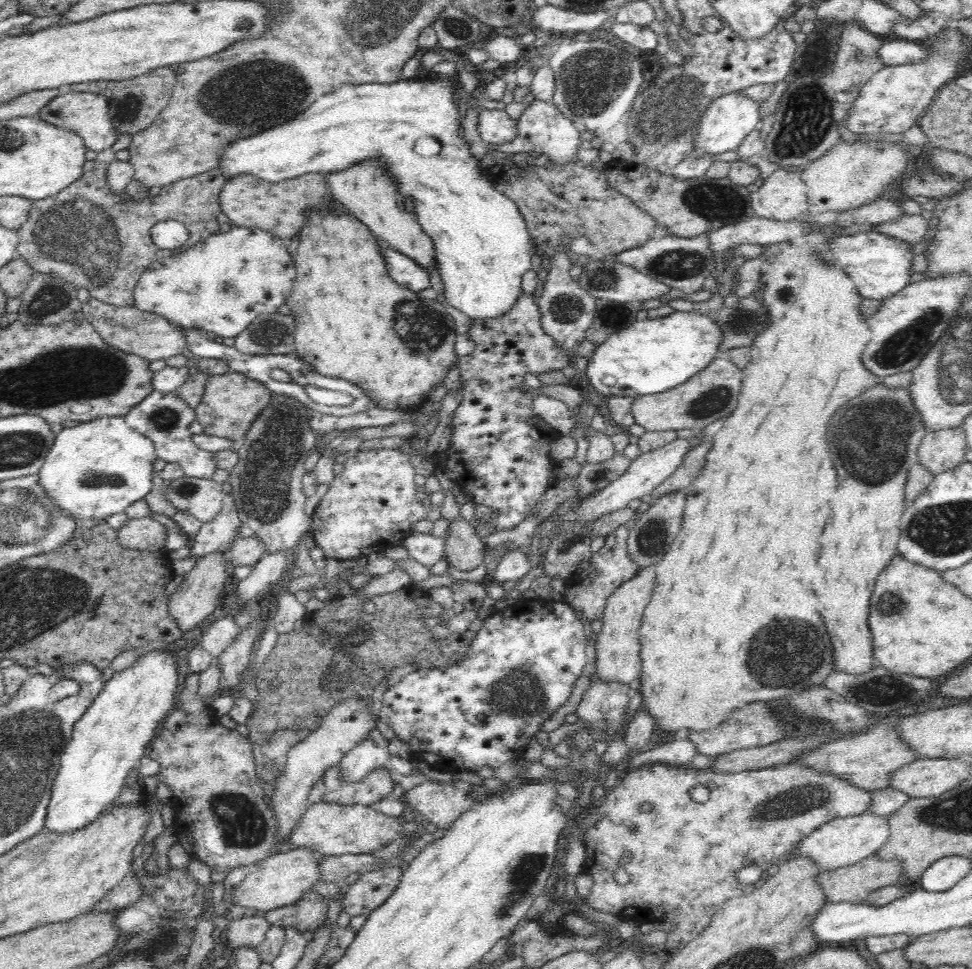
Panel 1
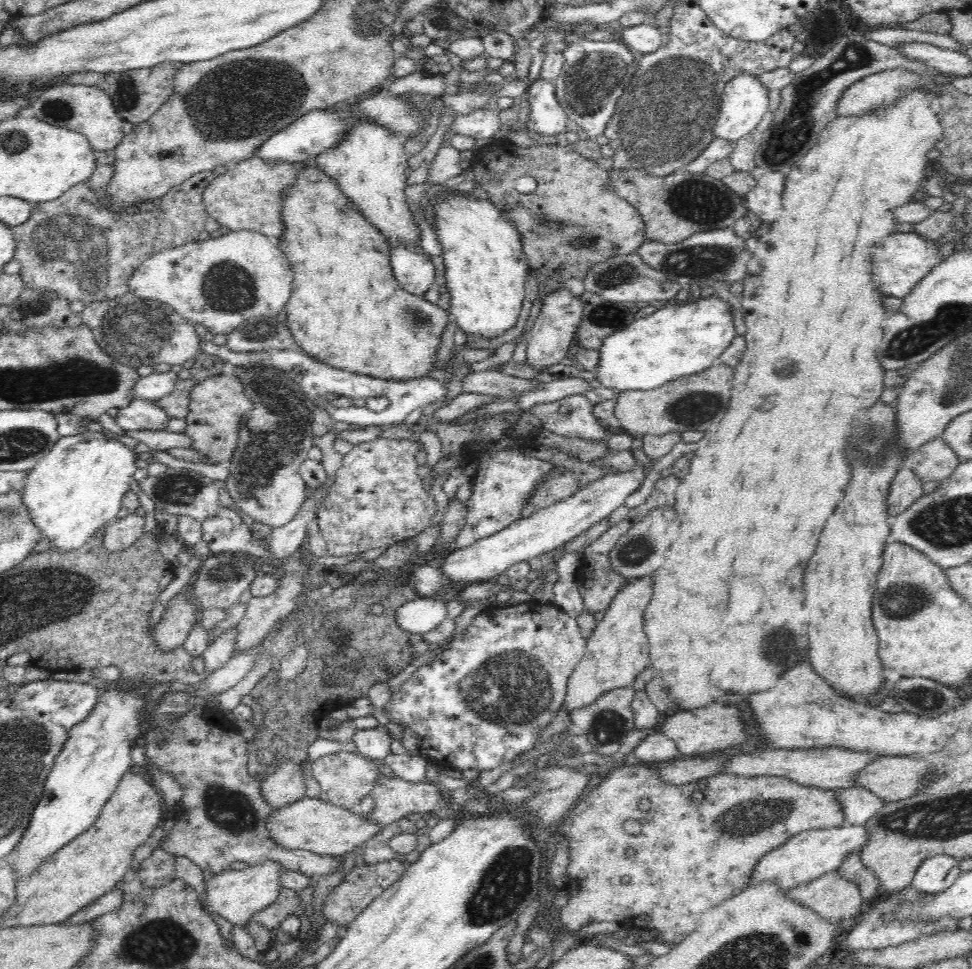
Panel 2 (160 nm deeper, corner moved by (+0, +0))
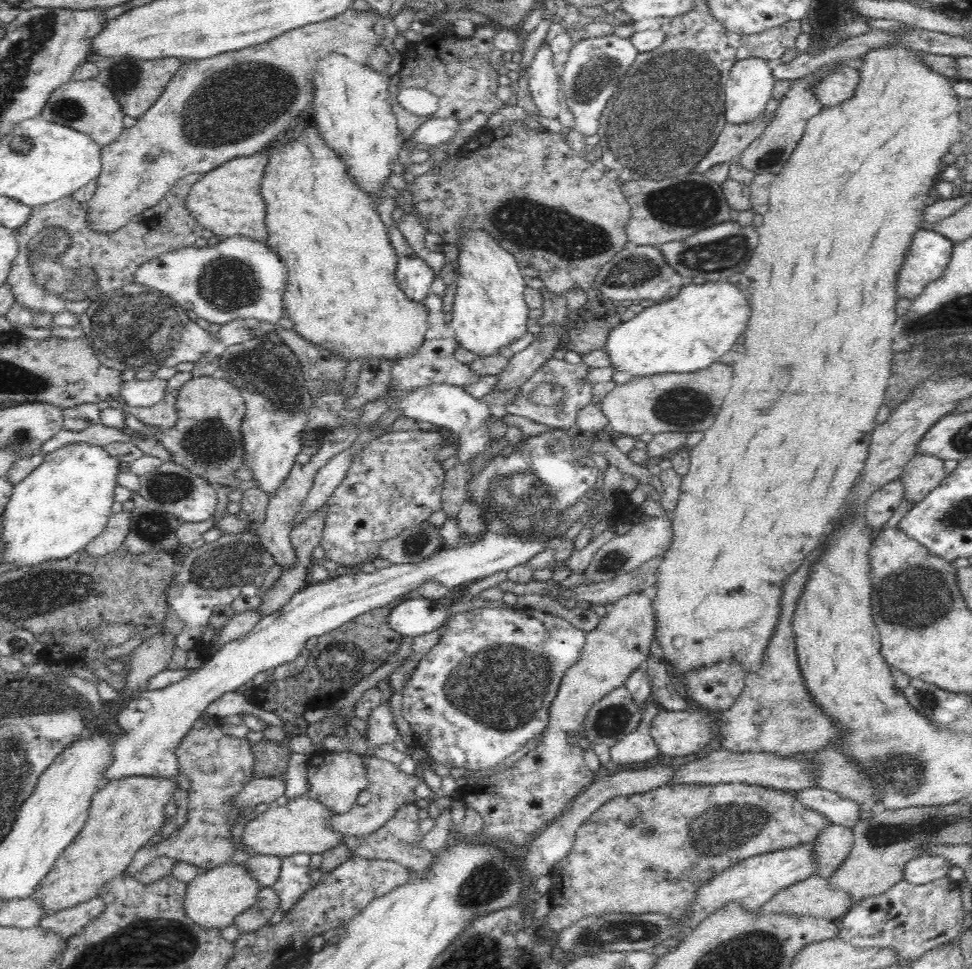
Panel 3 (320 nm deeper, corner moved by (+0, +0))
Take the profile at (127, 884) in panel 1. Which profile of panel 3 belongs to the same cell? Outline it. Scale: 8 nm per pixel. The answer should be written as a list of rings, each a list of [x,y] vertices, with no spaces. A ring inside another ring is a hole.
[[[94,897],[88,902],[82,902],[72,908],[66,908],[45,917],[40,923],[41,928],[52,931],[62,941],[68,941],[73,935],[79,934],[88,922],[98,918],[106,908],[99,897]]]

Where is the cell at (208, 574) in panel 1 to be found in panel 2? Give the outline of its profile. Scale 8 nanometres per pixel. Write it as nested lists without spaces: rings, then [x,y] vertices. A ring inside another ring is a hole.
[[[187,591],[182,597],[172,598],[152,629],[157,648],[162,652],[170,652],[182,647],[193,622],[197,620],[196,613],[200,614],[200,610],[192,603]]]

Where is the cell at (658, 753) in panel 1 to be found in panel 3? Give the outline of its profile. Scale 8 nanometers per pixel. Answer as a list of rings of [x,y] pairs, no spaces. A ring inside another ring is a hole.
[[[636,730],[624,735],[617,743],[609,748],[610,767],[613,769],[633,762],[646,762],[660,755],[657,744],[648,731]]]

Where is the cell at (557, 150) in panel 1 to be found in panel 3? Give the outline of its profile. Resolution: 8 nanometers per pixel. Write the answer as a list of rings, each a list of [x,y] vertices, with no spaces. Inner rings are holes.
[[[542,44],[533,57],[528,70],[529,91],[539,114],[557,118],[561,111],[557,93],[560,87],[558,70],[554,66],[554,54],[550,44]]]

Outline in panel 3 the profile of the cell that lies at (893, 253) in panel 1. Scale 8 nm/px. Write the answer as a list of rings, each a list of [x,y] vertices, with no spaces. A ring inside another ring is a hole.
[[[928,226],[920,228],[912,236],[912,244],[910,244],[910,248],[906,252],[906,258],[902,262],[902,268],[898,272],[898,280],[896,280],[898,296],[916,300],[930,282],[936,282],[938,278],[942,278],[946,273],[946,268],[948,268],[948,262],[950,262],[954,247],[955,243],[946,236],[942,236],[940,232],[936,232]]]

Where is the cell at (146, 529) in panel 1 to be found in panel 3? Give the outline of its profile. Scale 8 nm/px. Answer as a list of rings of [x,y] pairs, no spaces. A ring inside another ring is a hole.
[[[130,512],[112,513],[102,533],[93,538],[84,549],[90,556],[102,557],[112,550],[123,548],[128,532],[130,532]]]

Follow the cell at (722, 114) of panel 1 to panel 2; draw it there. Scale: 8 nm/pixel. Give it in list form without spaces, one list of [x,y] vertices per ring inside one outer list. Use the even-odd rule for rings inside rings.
[[[740,74],[727,82],[721,98],[720,110],[712,131],[714,136],[735,143],[757,126],[762,116],[770,110],[768,89],[761,84],[760,77]]]

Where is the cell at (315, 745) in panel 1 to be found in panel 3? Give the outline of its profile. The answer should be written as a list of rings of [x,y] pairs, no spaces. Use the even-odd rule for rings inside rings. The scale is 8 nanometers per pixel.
[[[253,776],[252,780],[233,798],[231,804],[235,808],[242,806],[251,808],[262,802],[275,804],[276,799],[285,794],[285,790],[286,785],[278,776],[268,778]]]

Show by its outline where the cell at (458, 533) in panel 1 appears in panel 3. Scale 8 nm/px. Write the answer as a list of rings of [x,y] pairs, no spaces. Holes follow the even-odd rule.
[[[457,463],[445,472],[445,480],[442,491],[442,511],[448,518],[457,518],[462,505],[467,500],[468,474],[466,466]]]

